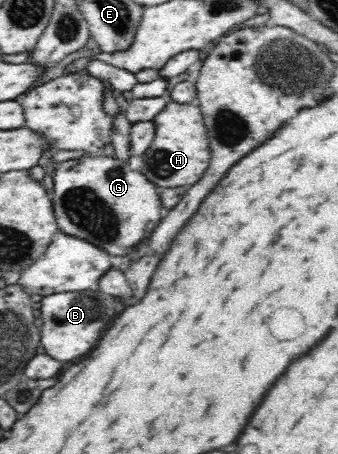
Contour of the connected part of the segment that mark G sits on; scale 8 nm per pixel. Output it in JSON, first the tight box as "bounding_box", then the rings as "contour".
{"bounding_box":[52,153,164,256],"contour":[[[102,153],[95,156],[84,154],[78,159],[68,159],[59,163],[53,176],[53,184],[52,199],[56,220],[60,224],[59,230],[78,238],[86,238],[116,256],[130,254],[130,250],[136,244],[146,240],[164,212],[164,206],[162,206],[160,194],[156,192],[157,186],[154,182],[150,182],[142,171],[132,169],[128,160],[106,156]]]}

